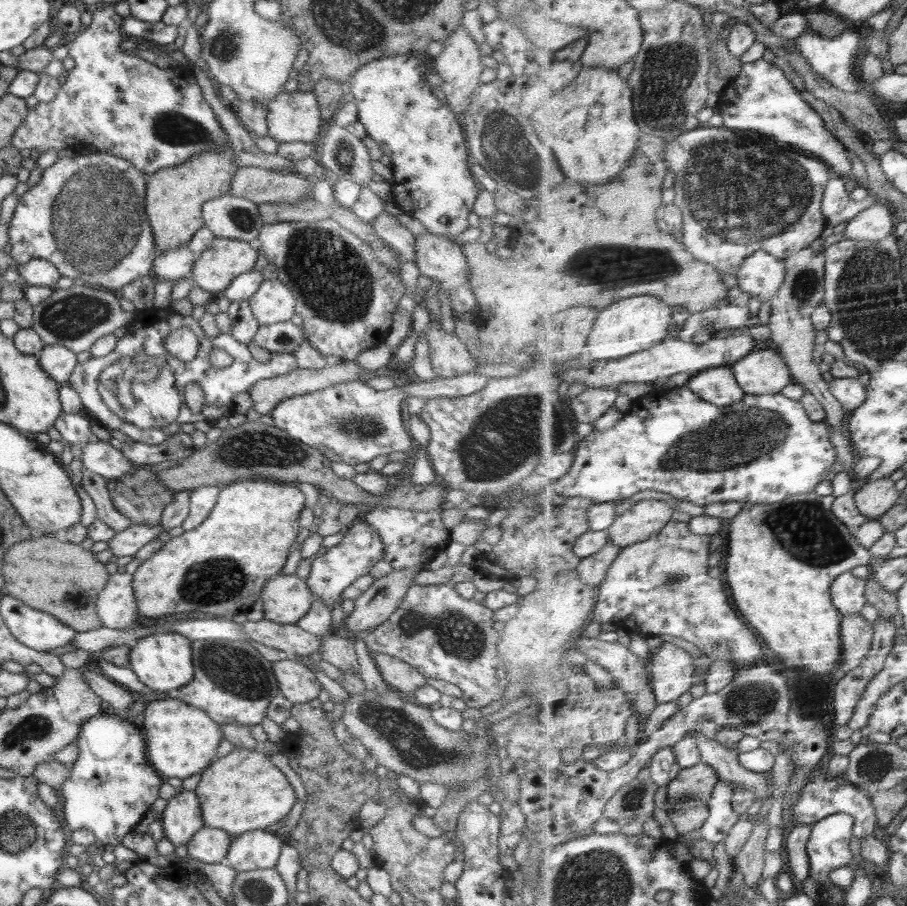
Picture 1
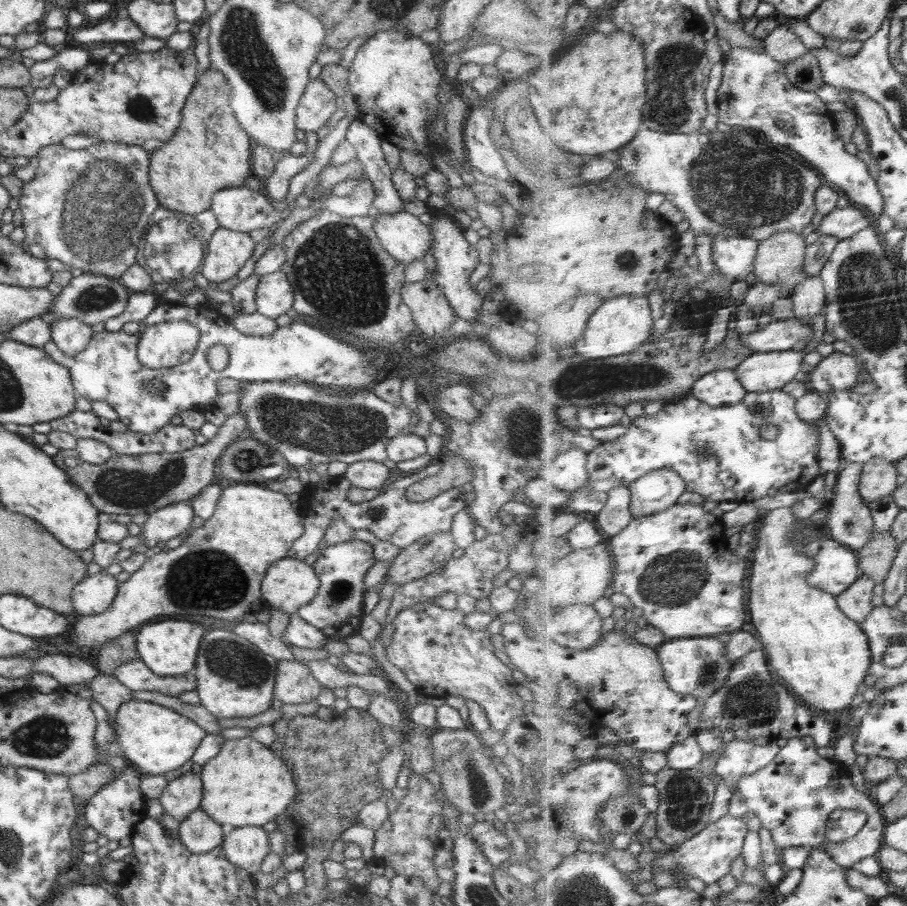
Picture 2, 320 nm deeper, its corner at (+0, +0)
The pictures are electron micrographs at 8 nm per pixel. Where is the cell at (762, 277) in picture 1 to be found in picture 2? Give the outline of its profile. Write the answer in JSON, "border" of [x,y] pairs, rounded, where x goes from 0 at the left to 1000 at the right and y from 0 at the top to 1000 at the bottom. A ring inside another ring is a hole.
{"border":[[[789,262],[787,288],[794,300],[806,304],[811,311],[820,311],[834,291],[838,268],[827,262]]]}

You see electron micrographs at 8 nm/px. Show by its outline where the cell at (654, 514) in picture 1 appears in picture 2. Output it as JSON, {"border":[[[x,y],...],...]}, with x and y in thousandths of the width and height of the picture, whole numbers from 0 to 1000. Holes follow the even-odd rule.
{"border":[[[730,518],[714,522],[693,538],[697,543],[698,572],[710,572],[746,558],[759,543],[757,533],[745,519]]]}

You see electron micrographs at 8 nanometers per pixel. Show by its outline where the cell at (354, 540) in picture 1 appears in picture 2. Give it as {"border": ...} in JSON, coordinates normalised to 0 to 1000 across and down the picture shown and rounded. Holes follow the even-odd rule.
{"border":[[[389,595],[376,600],[364,602],[353,608],[353,614],[344,624],[352,638],[353,647],[344,664],[335,667],[327,675],[331,683],[351,693],[362,705],[377,708],[383,702],[396,700],[401,681],[401,637],[415,619],[410,603],[399,596]]]}

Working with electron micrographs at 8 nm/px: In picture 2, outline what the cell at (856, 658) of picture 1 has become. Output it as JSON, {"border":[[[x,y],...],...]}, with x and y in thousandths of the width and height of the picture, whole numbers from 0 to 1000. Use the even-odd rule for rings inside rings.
{"border":[[[950,632],[933,655],[923,658],[927,673],[946,688],[955,687],[965,673],[961,662],[967,643],[967,640]]]}

